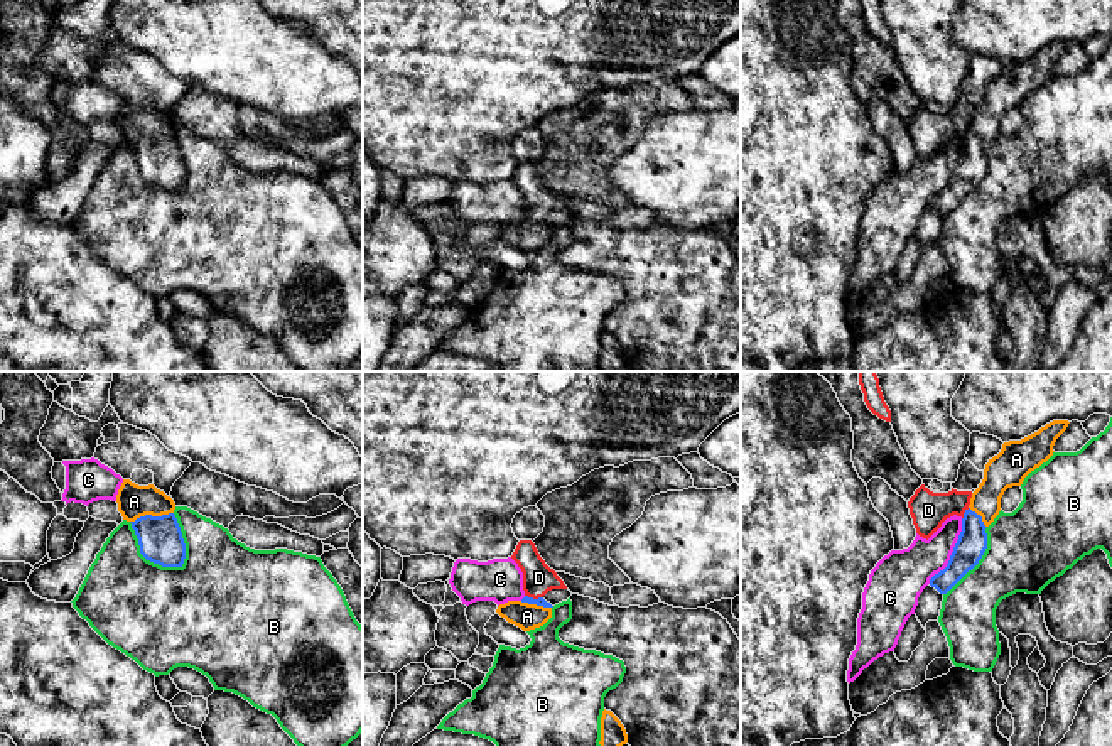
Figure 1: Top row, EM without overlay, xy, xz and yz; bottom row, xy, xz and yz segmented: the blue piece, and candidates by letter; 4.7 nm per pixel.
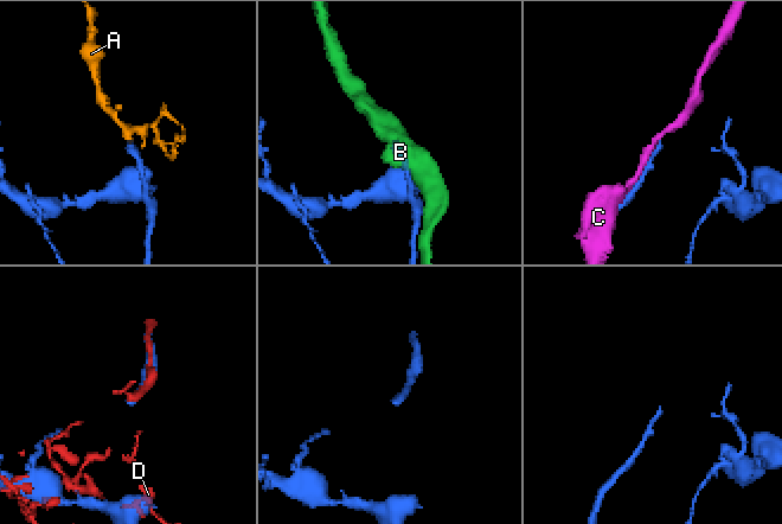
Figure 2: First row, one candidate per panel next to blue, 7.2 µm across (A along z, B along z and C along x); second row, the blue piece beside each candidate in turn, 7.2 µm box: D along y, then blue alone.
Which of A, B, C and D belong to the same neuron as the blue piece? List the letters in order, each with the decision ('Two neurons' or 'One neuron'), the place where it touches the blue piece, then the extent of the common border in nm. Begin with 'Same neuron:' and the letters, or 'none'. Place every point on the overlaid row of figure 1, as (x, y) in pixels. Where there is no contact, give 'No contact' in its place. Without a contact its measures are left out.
Same neuron: A
A: One neuron. Touches blue at xy (151, 515). Shared border 220 nm
B: Two neurons. Touches blue at xy (147, 559). Shared border 340 nm
C: Two neurons. Touches blue at yz (952, 552). Shared border 360 nm
D: Two neurons. Touches blue at xz (532, 598). Shared border 90 nm

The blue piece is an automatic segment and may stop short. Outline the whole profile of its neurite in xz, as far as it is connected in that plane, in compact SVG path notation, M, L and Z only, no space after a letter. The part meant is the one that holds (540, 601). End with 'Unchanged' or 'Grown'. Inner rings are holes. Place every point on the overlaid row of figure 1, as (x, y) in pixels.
M525 596L521 601L499 604L496 613L523 631L530 631L543 626L552 618L552 608L543 597L533 599Z. Grown

